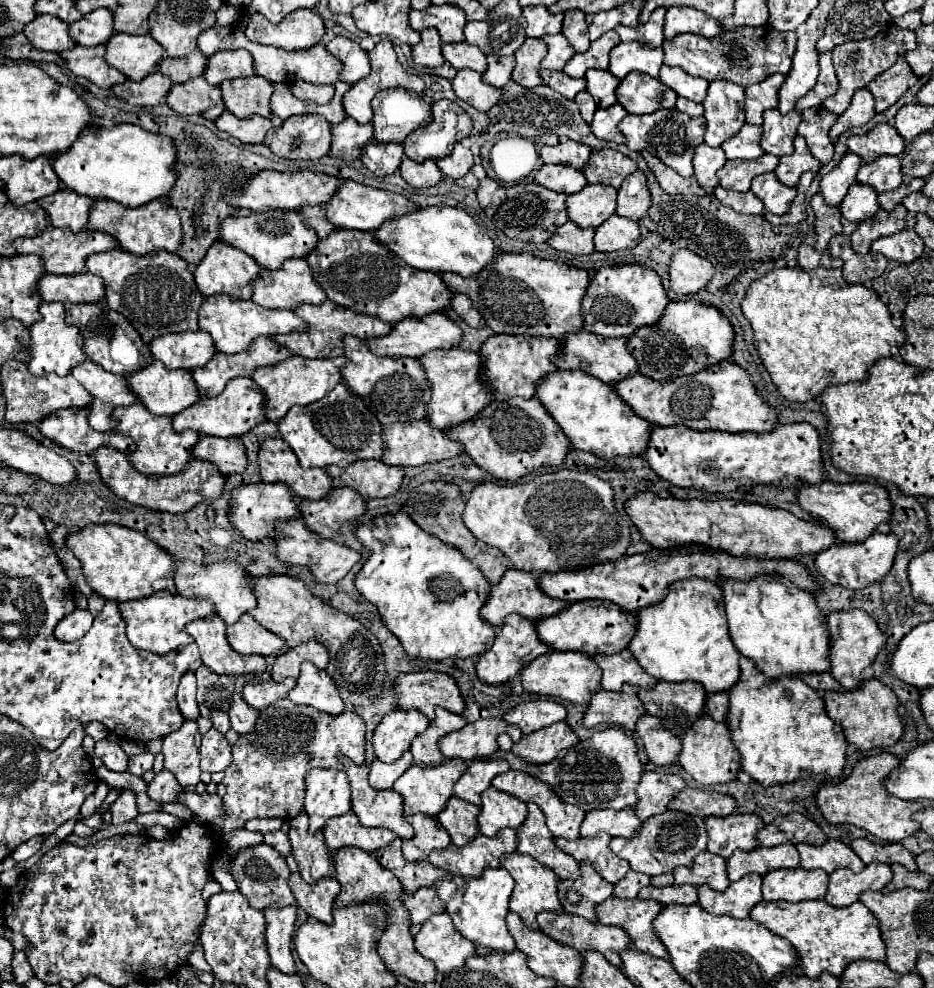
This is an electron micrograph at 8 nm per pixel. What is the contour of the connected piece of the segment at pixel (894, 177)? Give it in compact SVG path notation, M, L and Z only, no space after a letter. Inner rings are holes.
M881 156L869 164L863 164L857 180L863 184L871 184L877 192L893 190L901 184L901 158L899 156Z

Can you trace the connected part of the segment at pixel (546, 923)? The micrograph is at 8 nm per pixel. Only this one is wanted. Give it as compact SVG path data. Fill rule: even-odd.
M541 912L537 916L537 922L539 922L541 932L545 932L555 942L559 942L563 946L569 946L569 948L575 948L579 952L597 950L617 968L623 966L621 952L631 948L629 934L625 934L625 930L621 930L619 926L605 926L605 924L599 924L599 922L589 922L589 920L581 918L581 916L573 916L573 914L567 914L567 912Z

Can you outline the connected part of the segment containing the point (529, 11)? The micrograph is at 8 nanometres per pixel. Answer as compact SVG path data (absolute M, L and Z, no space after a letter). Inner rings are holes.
M527 6L523 8L527 20L527 36L541 38L545 34L559 34L563 24L563 14L551 14L545 6Z

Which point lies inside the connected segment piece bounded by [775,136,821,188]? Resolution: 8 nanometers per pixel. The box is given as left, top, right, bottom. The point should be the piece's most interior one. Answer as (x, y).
(790, 167)

